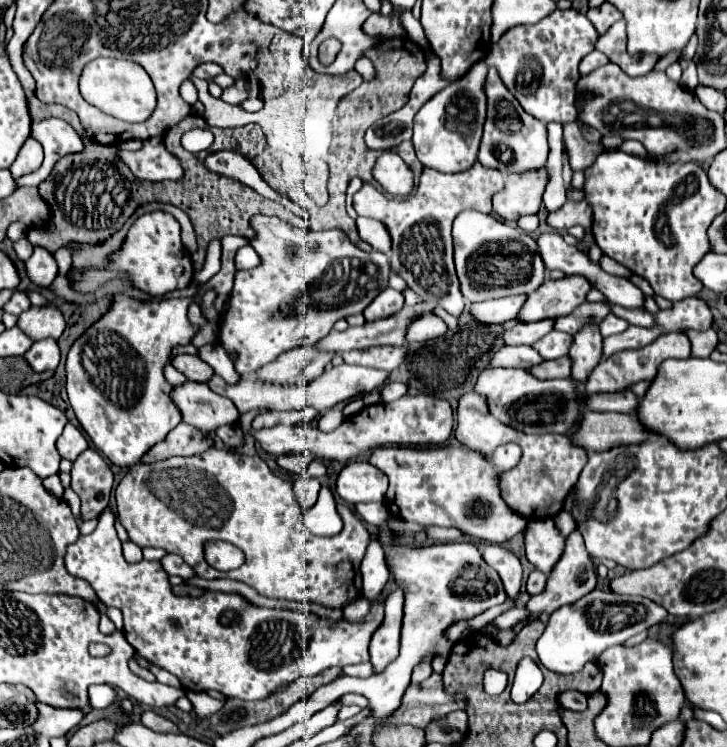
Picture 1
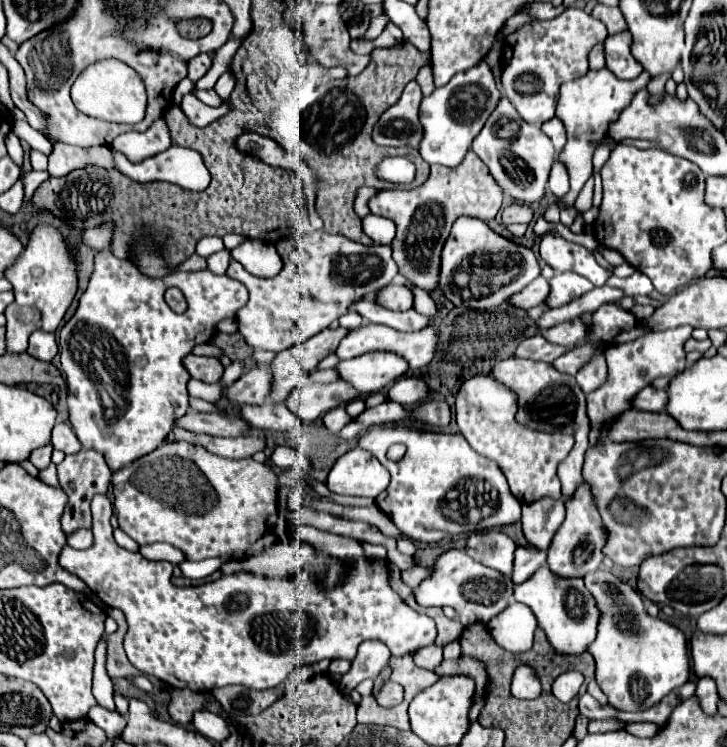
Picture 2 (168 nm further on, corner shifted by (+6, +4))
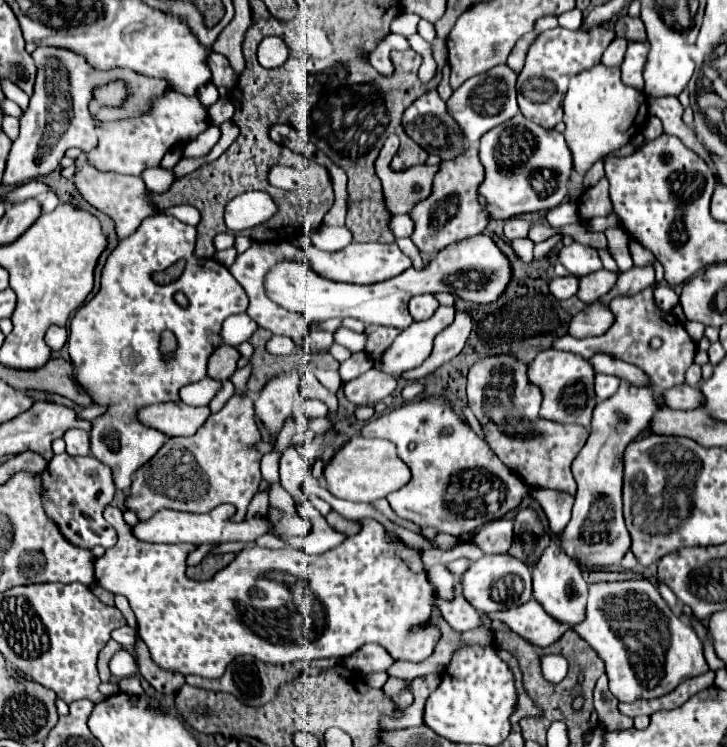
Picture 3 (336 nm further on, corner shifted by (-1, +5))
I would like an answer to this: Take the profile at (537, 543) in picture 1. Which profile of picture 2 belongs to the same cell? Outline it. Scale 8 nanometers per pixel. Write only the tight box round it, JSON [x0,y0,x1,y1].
[523,497,565,549]

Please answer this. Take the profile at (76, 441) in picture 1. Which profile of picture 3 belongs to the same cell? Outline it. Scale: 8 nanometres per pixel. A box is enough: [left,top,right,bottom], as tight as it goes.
[64,428,90,456]

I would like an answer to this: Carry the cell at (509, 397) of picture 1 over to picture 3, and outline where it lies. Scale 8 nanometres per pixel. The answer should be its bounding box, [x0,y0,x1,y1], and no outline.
[528,350,596,428]

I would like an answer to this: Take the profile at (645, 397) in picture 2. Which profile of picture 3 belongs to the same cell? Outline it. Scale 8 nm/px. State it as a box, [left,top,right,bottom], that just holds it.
[662,384,702,410]

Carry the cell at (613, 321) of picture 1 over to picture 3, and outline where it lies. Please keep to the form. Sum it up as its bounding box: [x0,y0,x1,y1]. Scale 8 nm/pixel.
[552,288,696,388]

